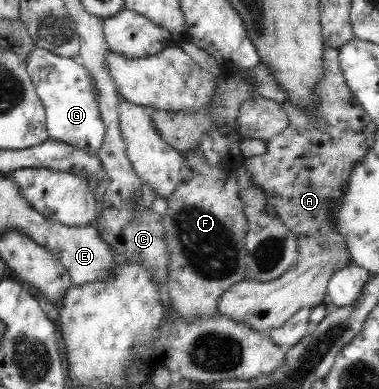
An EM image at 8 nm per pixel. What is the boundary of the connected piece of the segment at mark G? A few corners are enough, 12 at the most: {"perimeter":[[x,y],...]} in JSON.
{"perimeter":[[35,45],[23,62],[50,138],[97,154],[106,129],[90,75]]}

